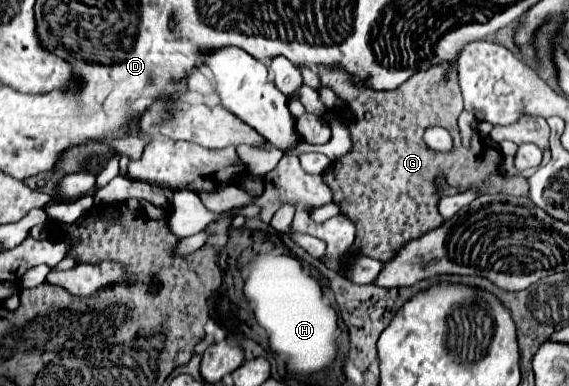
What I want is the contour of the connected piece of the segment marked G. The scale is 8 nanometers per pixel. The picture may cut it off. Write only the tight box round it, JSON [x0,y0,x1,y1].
[320,66,528,262]

